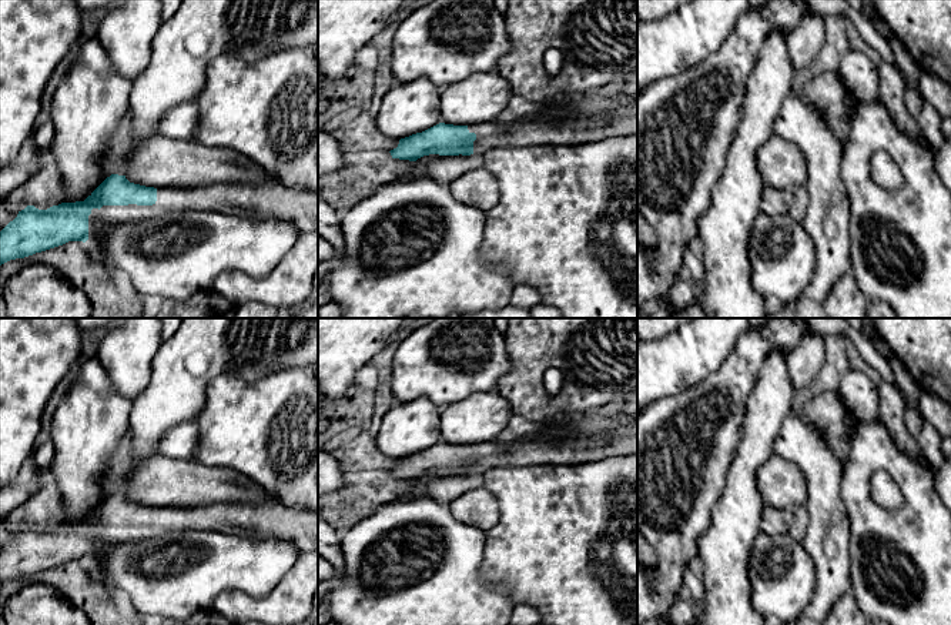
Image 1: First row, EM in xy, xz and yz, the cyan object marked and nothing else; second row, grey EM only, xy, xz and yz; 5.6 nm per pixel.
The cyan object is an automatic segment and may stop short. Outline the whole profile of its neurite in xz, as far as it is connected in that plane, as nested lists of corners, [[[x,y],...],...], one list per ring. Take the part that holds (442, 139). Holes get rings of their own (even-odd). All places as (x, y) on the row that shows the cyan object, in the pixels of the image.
[[[637,106],[619,110],[610,118],[576,117],[557,123],[516,123],[505,117],[475,126],[439,123],[422,133],[401,138],[392,158],[416,161],[429,154],[485,154],[495,147],[585,144],[609,137],[637,136]]]

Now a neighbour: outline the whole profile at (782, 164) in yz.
[[[776,134],[759,148],[756,163],[763,184],[777,190],[793,191],[804,186],[808,177],[804,153]]]

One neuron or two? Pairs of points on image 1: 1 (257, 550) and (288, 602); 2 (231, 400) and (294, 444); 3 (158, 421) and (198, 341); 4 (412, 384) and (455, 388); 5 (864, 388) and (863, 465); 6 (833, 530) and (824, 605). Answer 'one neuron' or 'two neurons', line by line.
1: two neurons
2: one neuron
3: one neuron
4: one neuron
5: two neurons
6: one neuron

